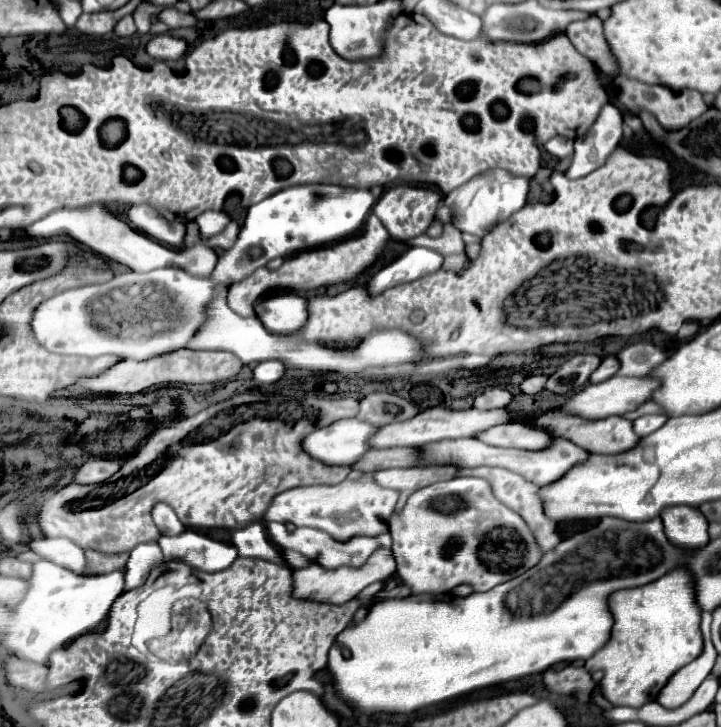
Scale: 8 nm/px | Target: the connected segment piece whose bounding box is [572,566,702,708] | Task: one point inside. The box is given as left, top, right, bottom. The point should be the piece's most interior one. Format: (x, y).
(656, 631)

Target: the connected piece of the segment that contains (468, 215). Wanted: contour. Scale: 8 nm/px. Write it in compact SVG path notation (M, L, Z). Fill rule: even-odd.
M494 168L494 170L486 170L478 176L474 176L466 184L462 184L456 190L452 190L450 194L446 194L444 204L454 208L456 216L458 216L458 218L454 218L454 226L460 232L472 232L474 236L482 238L486 232L490 232L492 226L496 226L498 222L510 218L510 214L520 210L526 202L528 192L527 178L512 176L512 174L506 174L506 170Z

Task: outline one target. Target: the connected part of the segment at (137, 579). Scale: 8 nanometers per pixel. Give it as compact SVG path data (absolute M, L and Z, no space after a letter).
M156 540L138 544L130 552L130 558L126 562L124 590L132 590L132 588L142 586L146 582L150 570L156 568L156 566L160 566L162 562L164 562L164 556L162 556L162 550L160 550L160 546L158 546Z

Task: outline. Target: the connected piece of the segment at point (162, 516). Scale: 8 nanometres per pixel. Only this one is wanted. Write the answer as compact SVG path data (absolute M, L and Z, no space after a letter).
M160 502L152 508L152 518L162 534L178 534L184 530L184 524L178 520L174 510L164 502Z

